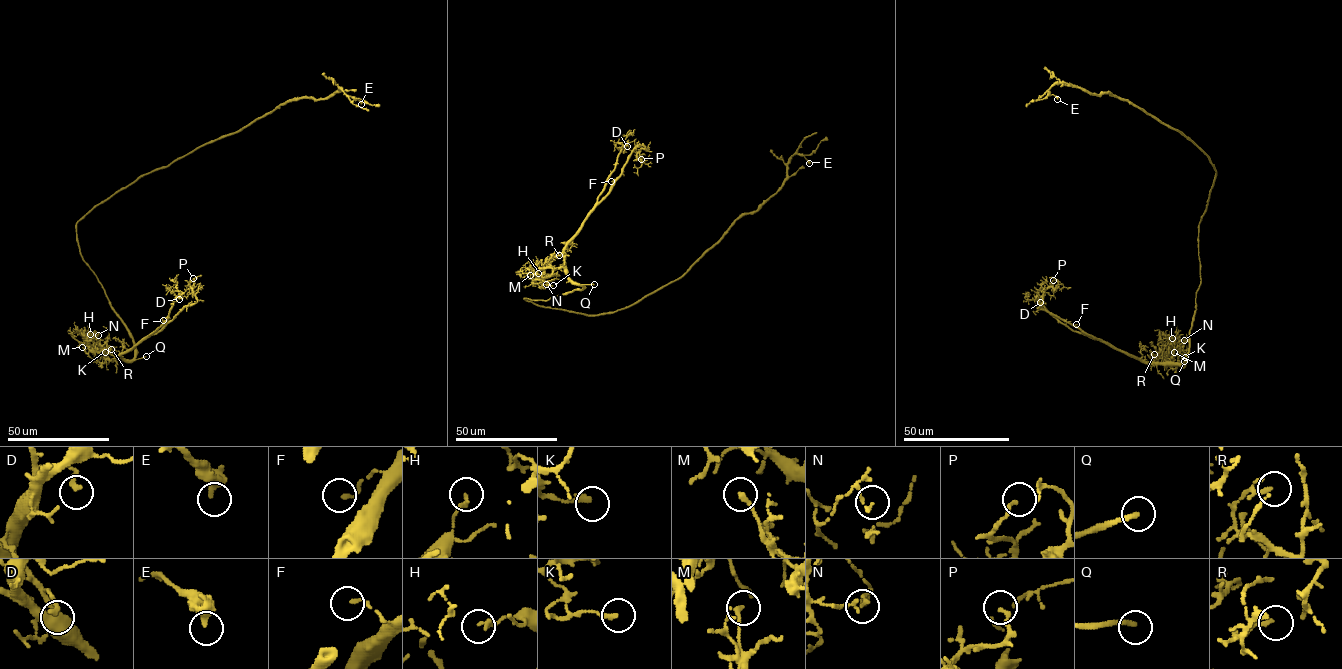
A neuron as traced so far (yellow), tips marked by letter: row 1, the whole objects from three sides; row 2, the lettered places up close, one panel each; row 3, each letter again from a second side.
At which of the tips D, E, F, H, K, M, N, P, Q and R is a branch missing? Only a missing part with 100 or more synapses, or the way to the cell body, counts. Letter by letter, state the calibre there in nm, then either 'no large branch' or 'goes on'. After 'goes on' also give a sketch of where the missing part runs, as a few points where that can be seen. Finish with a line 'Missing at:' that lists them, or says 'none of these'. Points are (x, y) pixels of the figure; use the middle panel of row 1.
D: 200 nm | no large branch
E: 440 nm | no large branch
F: 140 nm | no large branch
H: 160 nm | no large branch
K: 240 nm | no large branch
M: 200 nm | no large branch
N: 140 nm | no large branch
P: 100 nm | no large branch
Q: 240 nm | goes on
R: 100 nm | no large branch
Missing at: Q

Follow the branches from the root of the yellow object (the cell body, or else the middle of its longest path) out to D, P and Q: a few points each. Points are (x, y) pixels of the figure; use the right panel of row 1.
D: (1203, 215), (1198, 225), (1200, 284), (1184, 365), (1140, 361), (1071, 330), (1040, 302)
P: (1203, 215), (1198, 225), (1200, 284), (1184, 365), (1140, 361), (1040, 308), (1042, 295), (1053, 280)
Q: (1203, 215), (1198, 225), (1200, 284), (1196, 292), (1196, 312), (1184, 361)

